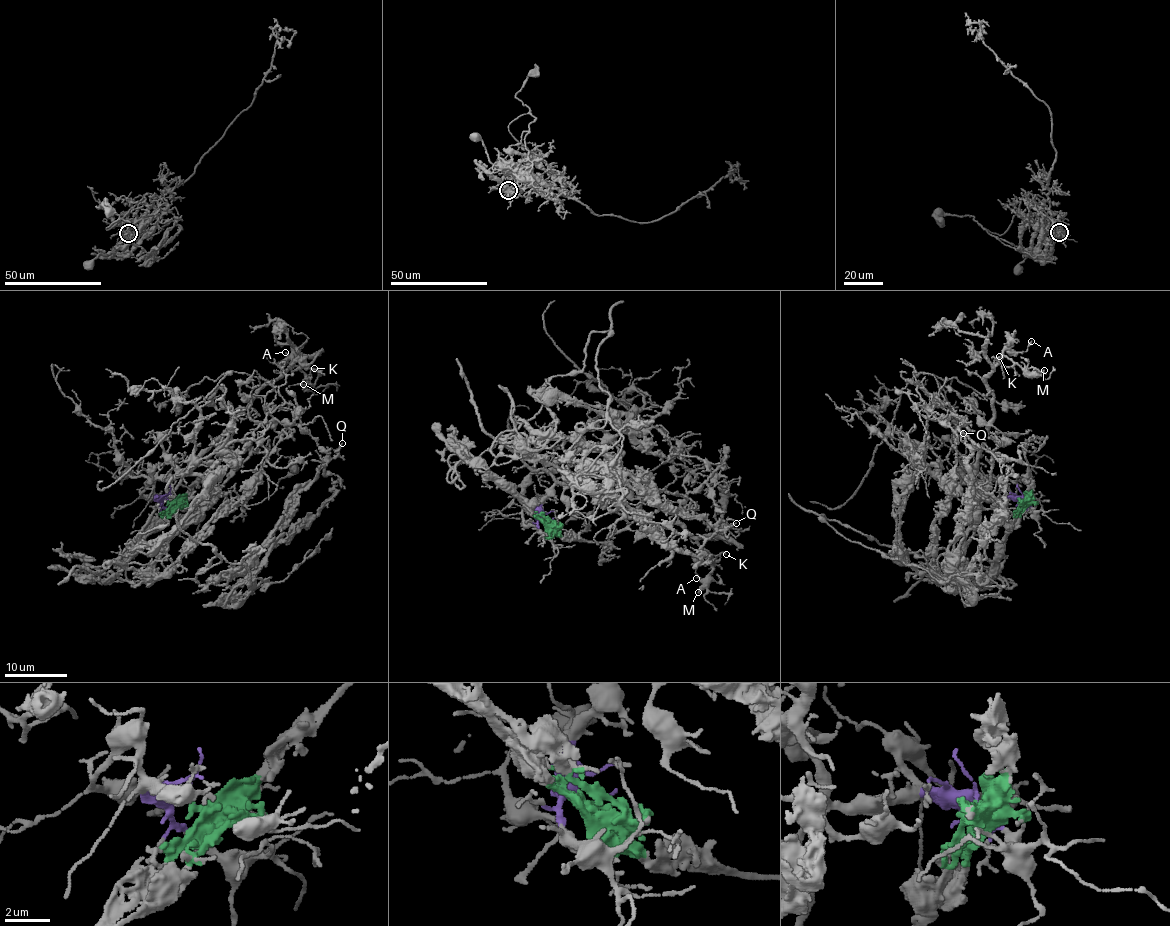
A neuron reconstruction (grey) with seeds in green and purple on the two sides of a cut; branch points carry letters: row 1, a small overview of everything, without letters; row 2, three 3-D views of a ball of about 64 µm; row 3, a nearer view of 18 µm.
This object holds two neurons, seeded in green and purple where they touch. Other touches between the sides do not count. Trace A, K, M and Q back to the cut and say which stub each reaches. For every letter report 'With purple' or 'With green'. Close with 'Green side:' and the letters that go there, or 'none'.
A: With purple
K: With purple
M: With purple
Q: With green
Green side: Q

